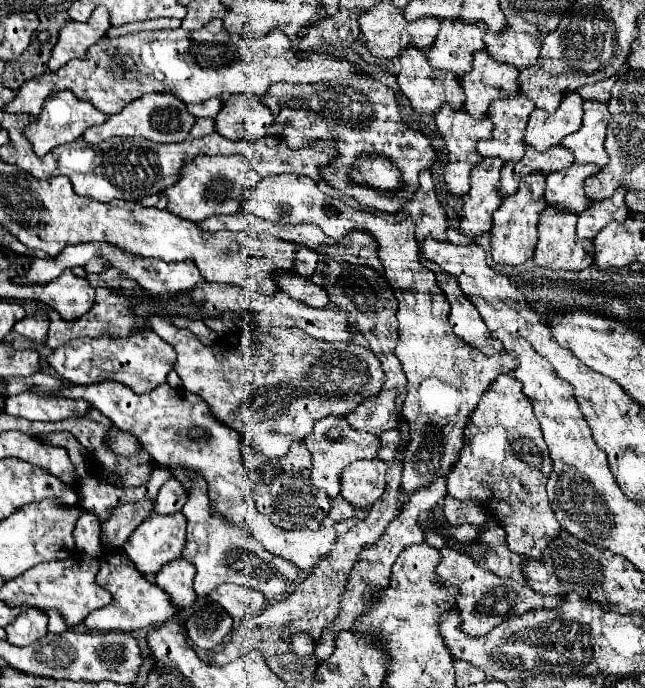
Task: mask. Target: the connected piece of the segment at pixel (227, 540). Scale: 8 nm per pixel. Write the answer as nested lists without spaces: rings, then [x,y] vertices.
[[[196,478],[192,490],[188,494],[188,502],[182,508],[182,514],[188,520],[188,538],[182,558],[192,562],[198,570],[194,578],[194,590],[198,596],[208,596],[216,586],[224,582],[252,586],[260,590],[267,599],[277,602],[290,596],[292,588],[298,582],[298,568],[290,560],[278,558],[270,554],[260,542],[256,542],[248,530],[238,530],[226,524],[226,520],[210,508],[210,500],[206,494],[206,482]]]

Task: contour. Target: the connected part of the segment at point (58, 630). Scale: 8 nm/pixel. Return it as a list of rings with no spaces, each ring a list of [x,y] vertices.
[[[48,610],[46,612],[46,616],[48,616],[48,632],[50,634],[62,634],[64,630],[68,630],[68,626],[64,624],[64,620],[62,620],[62,616],[56,612],[56,610]]]

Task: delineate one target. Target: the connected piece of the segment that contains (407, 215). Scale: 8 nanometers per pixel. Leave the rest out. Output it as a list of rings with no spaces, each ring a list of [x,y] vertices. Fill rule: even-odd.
[[[429,170],[419,175],[419,188],[410,202],[404,204],[404,208],[396,214],[382,212],[384,220],[388,222],[400,222],[400,220],[412,220],[416,226],[416,238],[424,240],[426,236],[448,242],[448,216],[446,210],[440,206],[436,196],[435,185]]]

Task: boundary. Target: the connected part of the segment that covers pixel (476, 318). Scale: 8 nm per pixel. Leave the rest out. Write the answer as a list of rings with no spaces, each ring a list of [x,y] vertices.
[[[436,272],[438,284],[446,292],[446,298],[452,306],[452,312],[448,316],[452,330],[456,336],[460,336],[464,342],[480,348],[484,354],[498,354],[504,350],[504,346],[490,336],[482,316],[476,312],[476,306],[460,292],[456,278],[448,276],[446,272]]]

